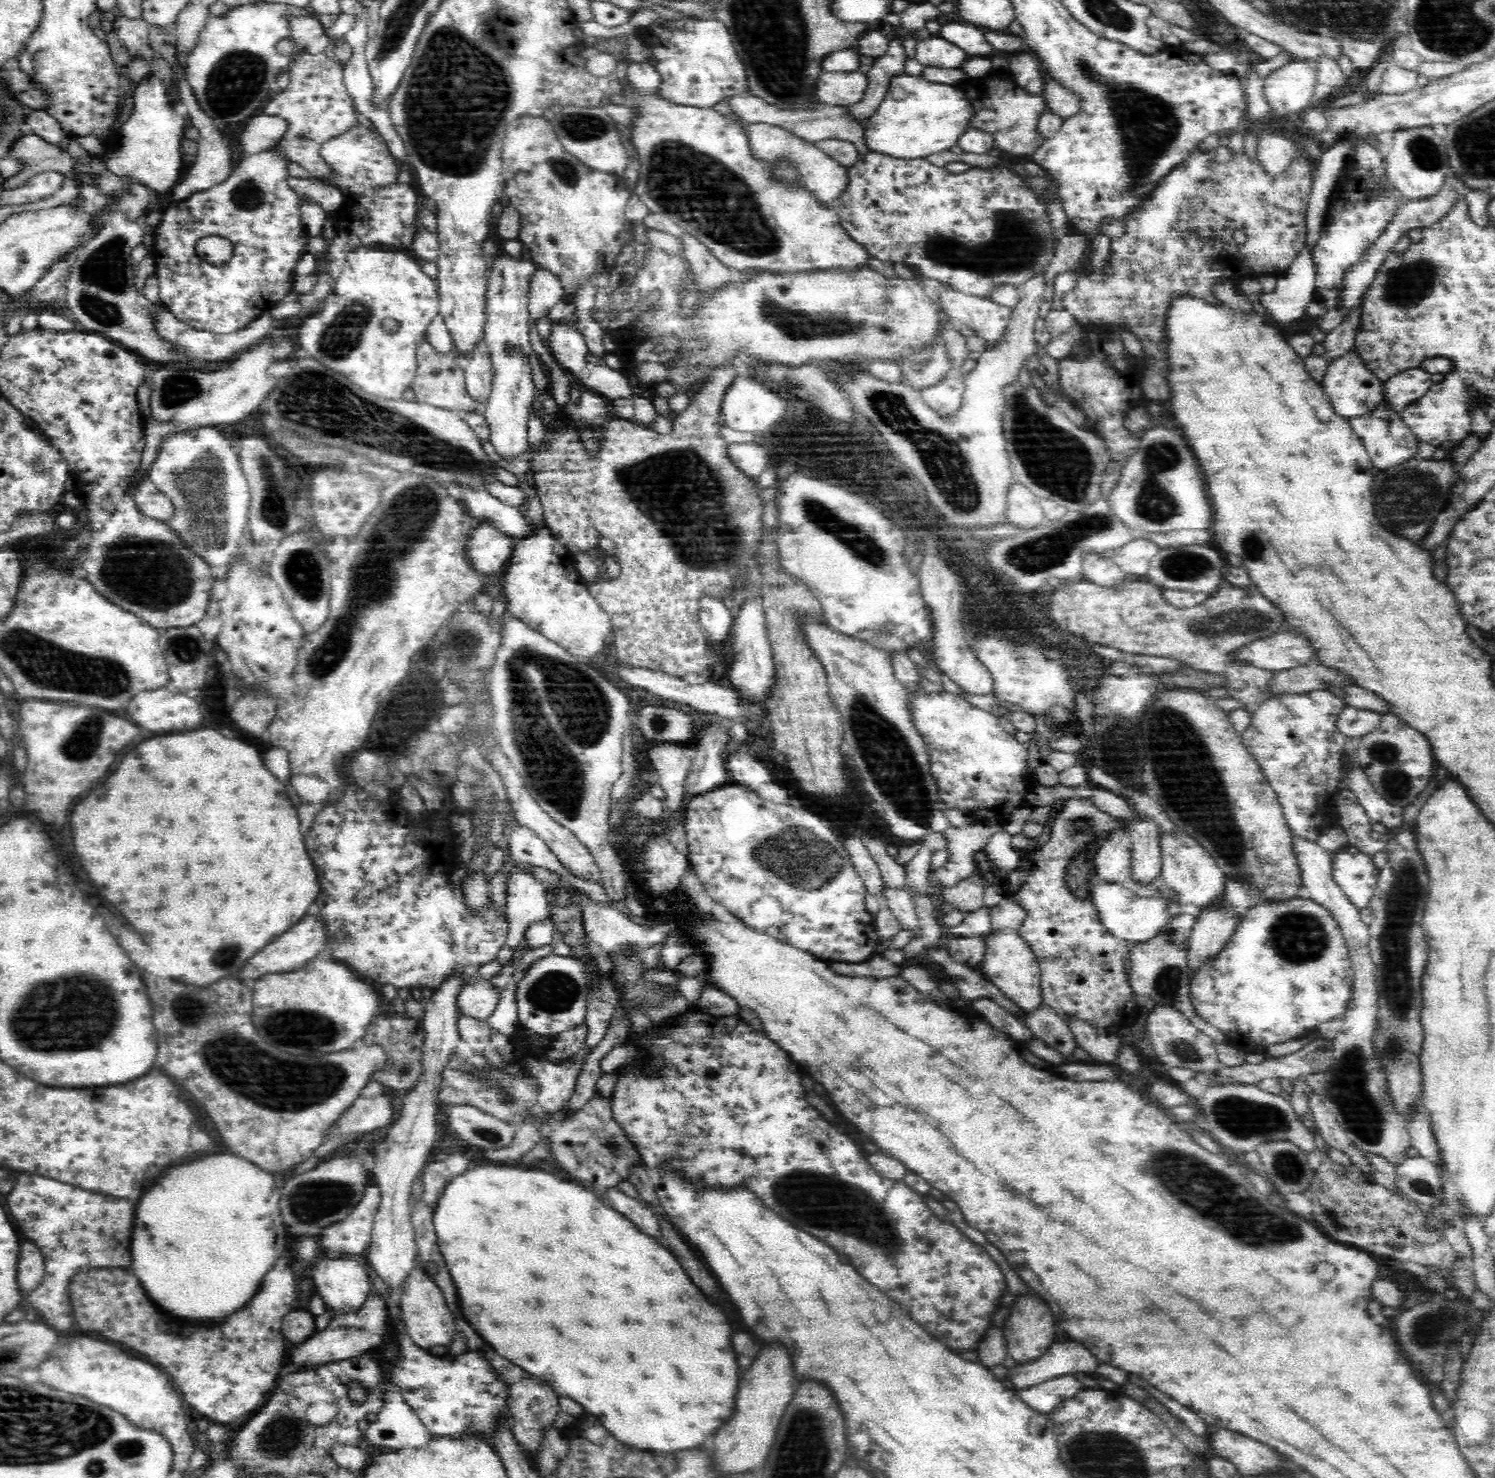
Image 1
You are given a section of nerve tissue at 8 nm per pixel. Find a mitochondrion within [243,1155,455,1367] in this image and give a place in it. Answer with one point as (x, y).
(309, 1201)

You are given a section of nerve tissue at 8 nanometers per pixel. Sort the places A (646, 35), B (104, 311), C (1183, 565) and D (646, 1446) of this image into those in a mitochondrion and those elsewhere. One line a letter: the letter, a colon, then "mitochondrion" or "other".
A: other
B: mitochondrion
C: mitochondrion
D: other

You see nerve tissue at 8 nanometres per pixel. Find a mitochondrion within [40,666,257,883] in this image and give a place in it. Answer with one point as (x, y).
(68, 741)

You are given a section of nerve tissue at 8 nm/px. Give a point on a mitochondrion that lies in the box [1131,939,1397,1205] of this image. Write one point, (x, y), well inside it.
(1350, 1082)

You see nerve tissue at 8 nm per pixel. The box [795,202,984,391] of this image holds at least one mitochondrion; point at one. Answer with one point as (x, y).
(946, 257)

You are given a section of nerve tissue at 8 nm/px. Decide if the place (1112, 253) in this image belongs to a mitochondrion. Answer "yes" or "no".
no

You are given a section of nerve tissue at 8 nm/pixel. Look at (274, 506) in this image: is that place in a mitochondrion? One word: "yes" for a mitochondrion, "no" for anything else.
yes

